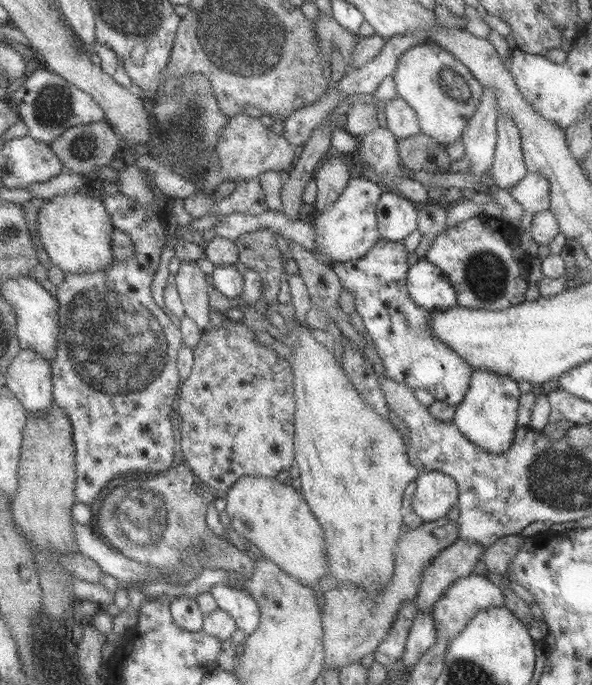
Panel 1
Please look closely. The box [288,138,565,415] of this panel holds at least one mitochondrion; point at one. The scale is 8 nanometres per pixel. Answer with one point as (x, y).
(487, 275)

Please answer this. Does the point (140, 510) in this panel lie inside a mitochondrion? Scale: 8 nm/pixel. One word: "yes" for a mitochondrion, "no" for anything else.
yes

